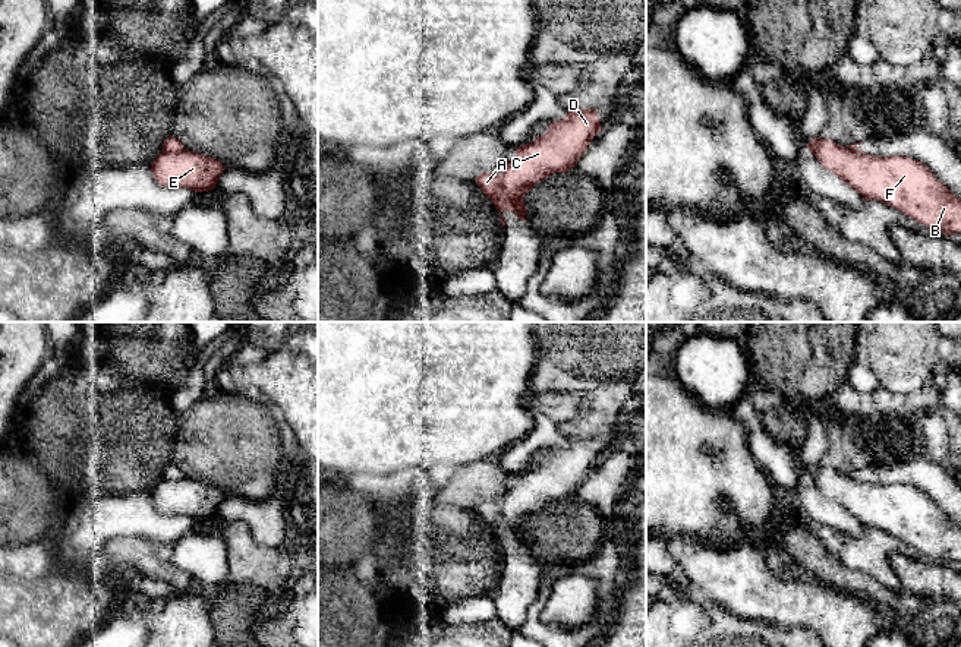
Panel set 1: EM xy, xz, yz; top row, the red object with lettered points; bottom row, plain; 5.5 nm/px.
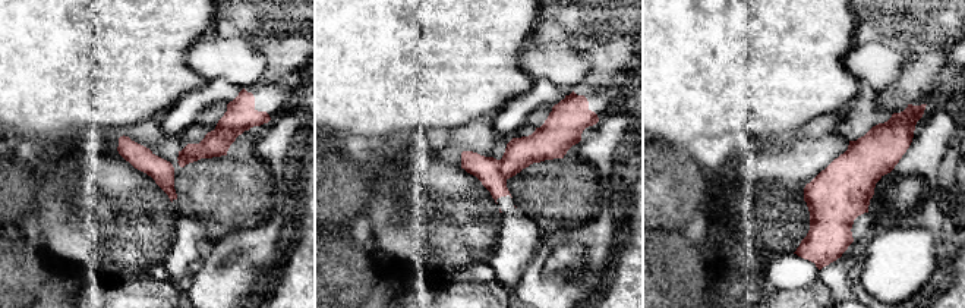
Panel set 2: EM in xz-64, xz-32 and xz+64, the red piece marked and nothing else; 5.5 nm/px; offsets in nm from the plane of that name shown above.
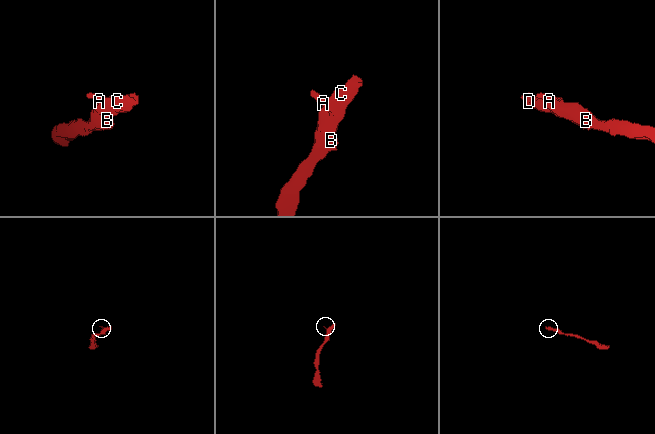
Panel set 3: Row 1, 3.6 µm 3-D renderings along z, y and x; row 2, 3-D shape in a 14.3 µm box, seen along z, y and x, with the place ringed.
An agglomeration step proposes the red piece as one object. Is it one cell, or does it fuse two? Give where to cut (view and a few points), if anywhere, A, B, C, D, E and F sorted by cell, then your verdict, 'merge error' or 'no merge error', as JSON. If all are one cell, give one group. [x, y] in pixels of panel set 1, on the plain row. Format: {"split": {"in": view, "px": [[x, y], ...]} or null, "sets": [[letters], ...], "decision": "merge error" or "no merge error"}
{"split": {"in": "xz", "px": [[500, 502], [501, 521], [514, 537]]}, "sets": [["A"], ["B", "C", "D", "E", "F"]], "decision": "merge error"}

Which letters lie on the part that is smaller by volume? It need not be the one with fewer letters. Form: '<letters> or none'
A

